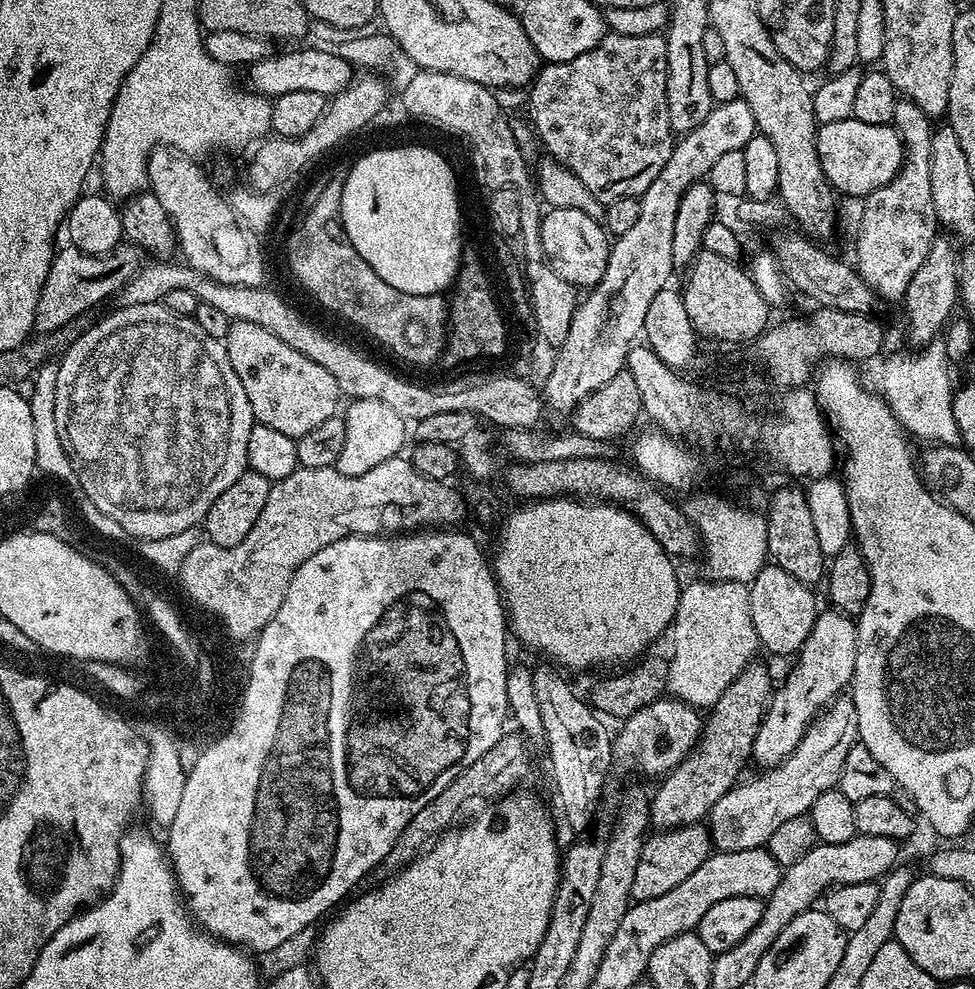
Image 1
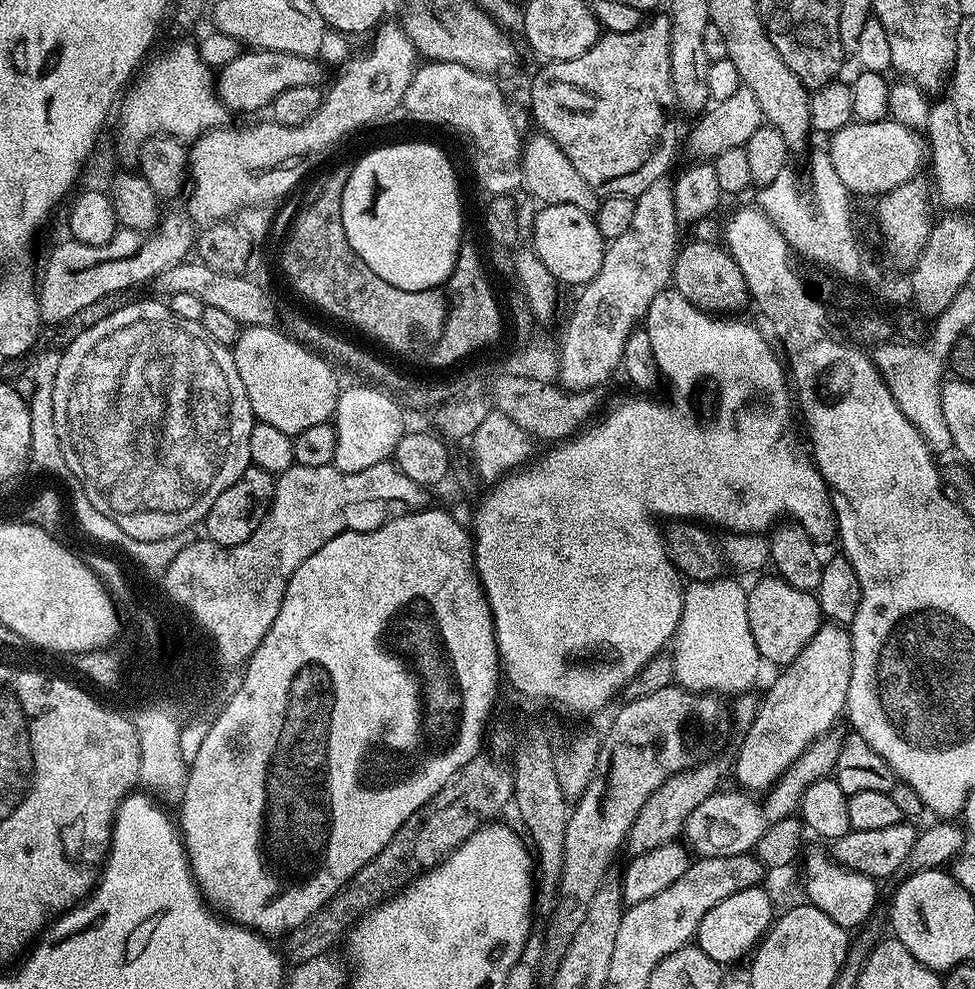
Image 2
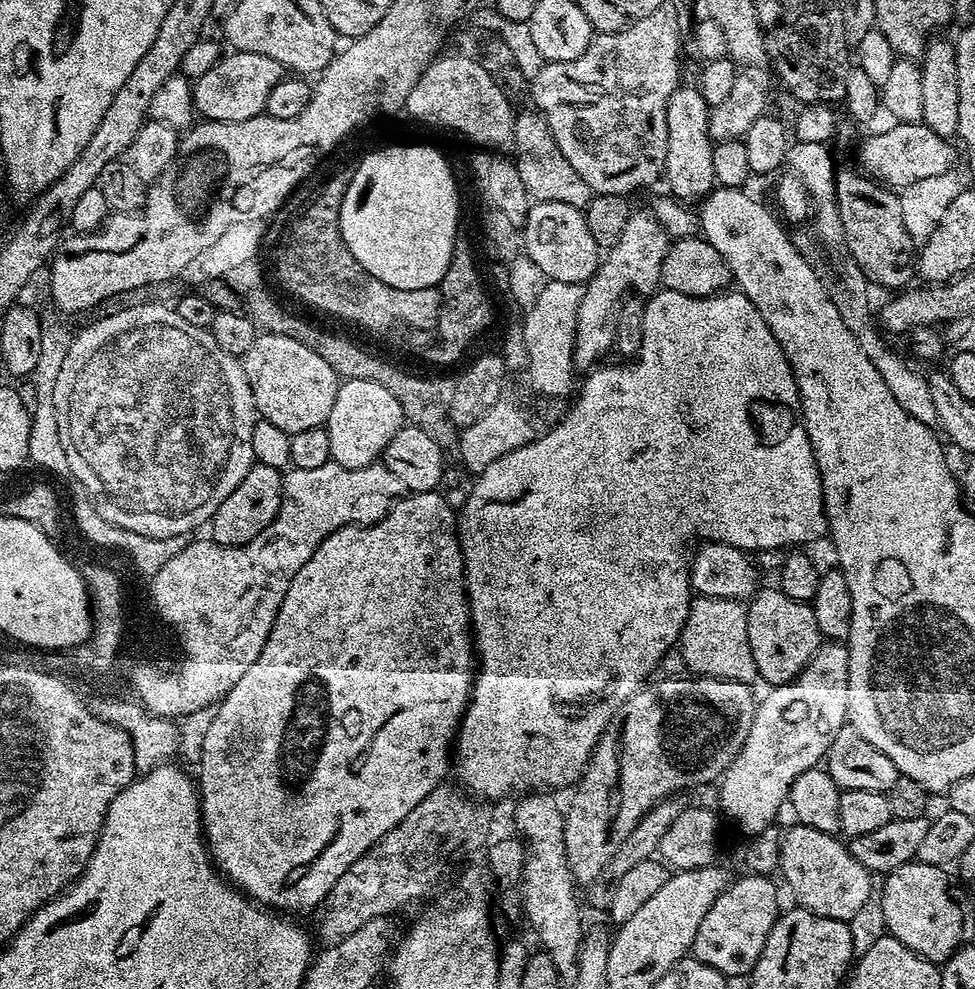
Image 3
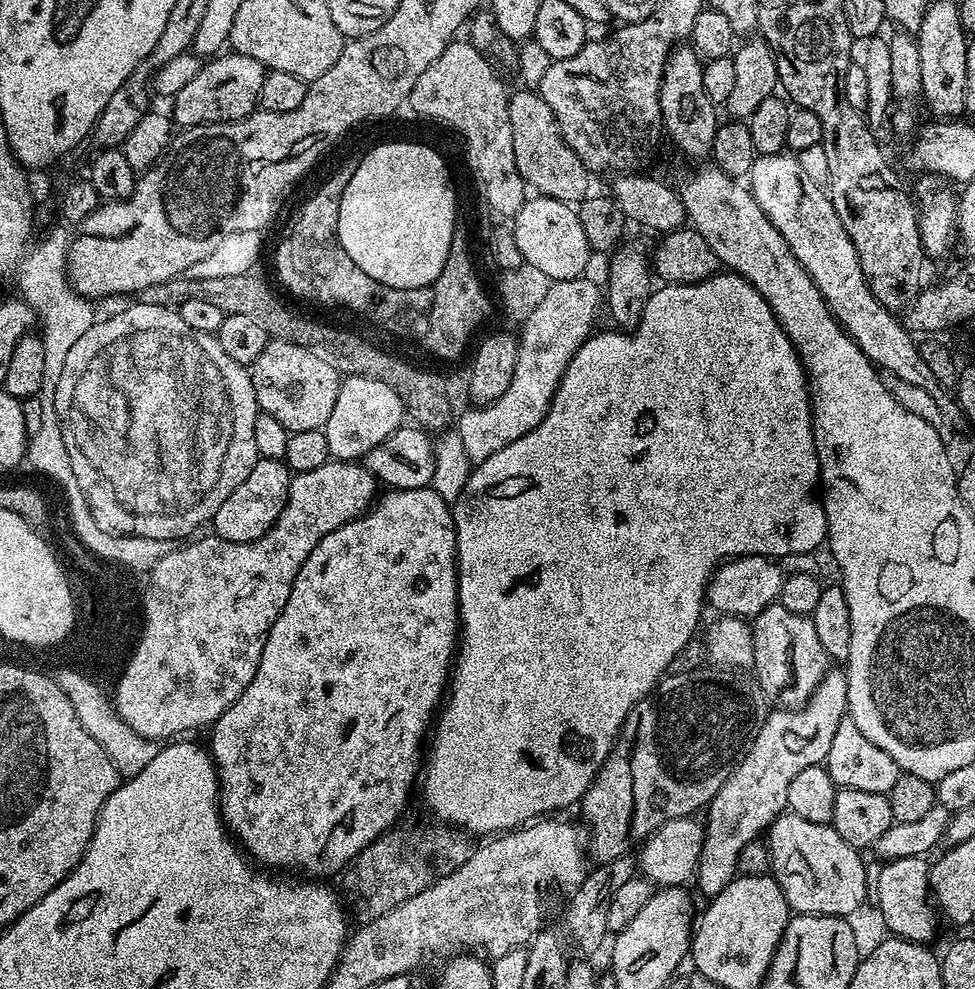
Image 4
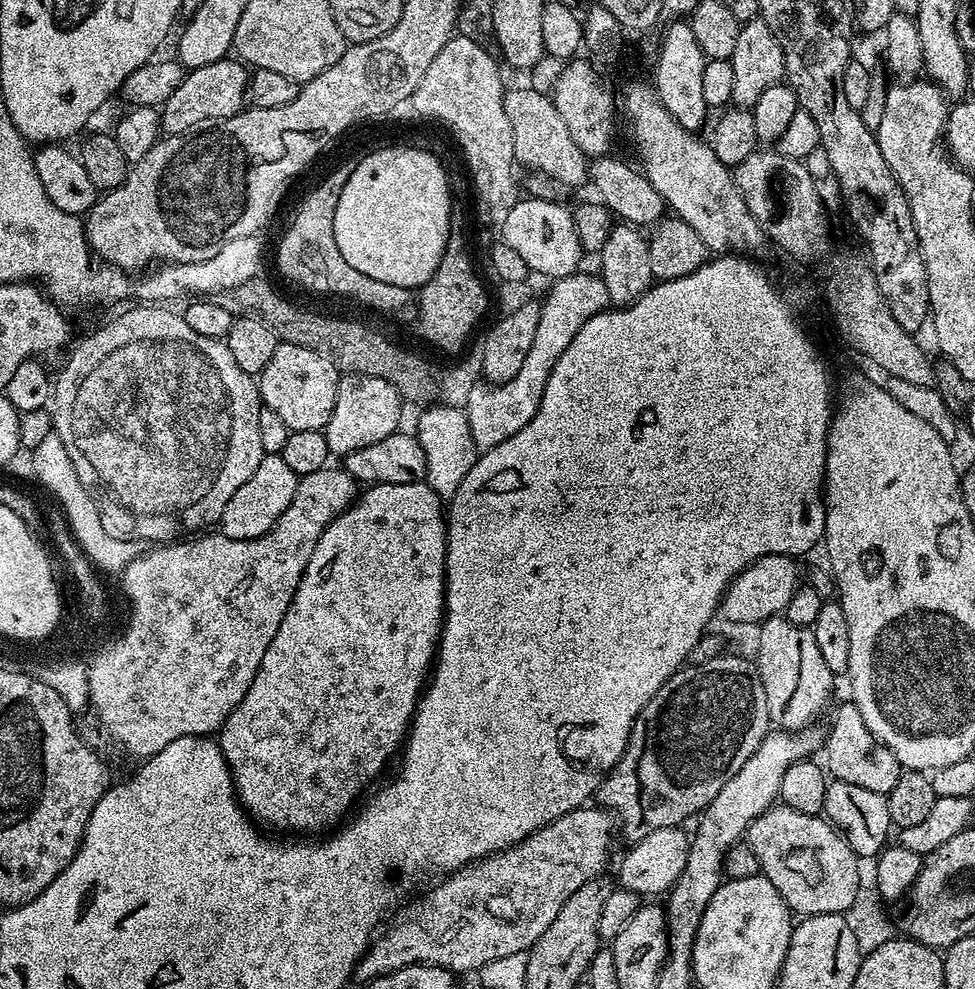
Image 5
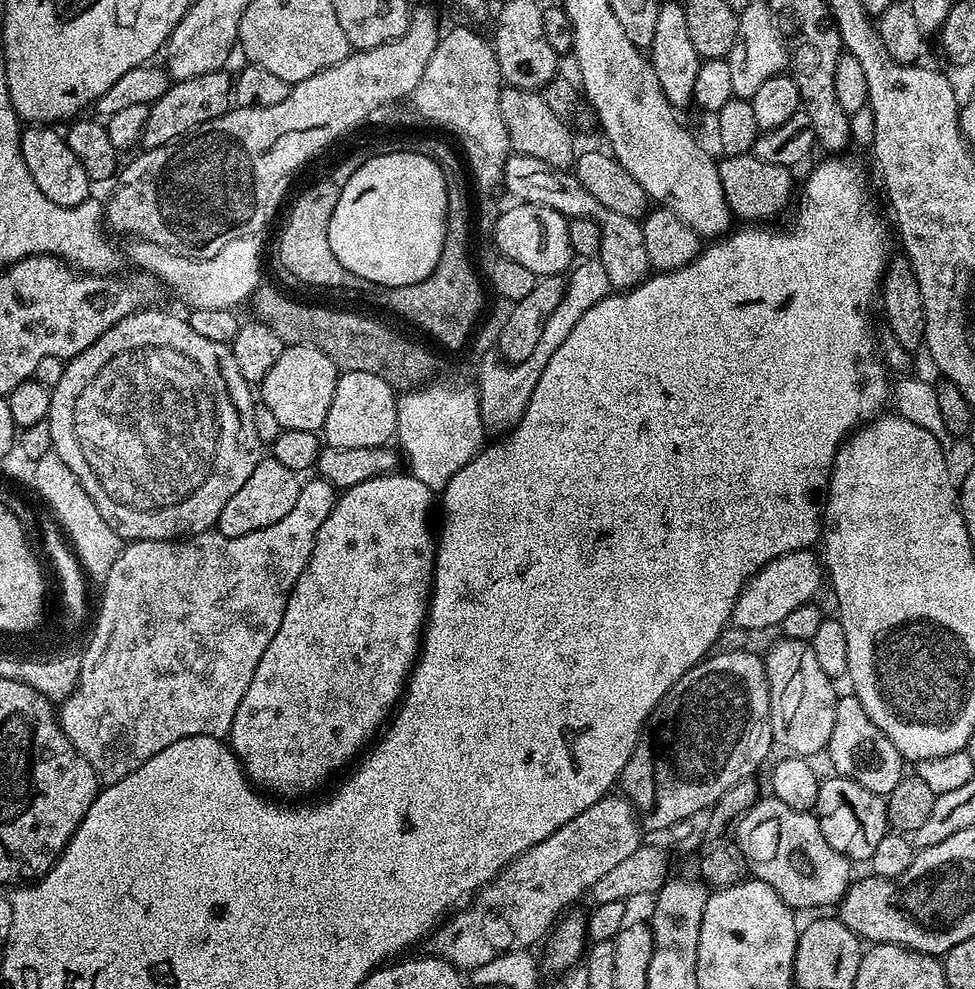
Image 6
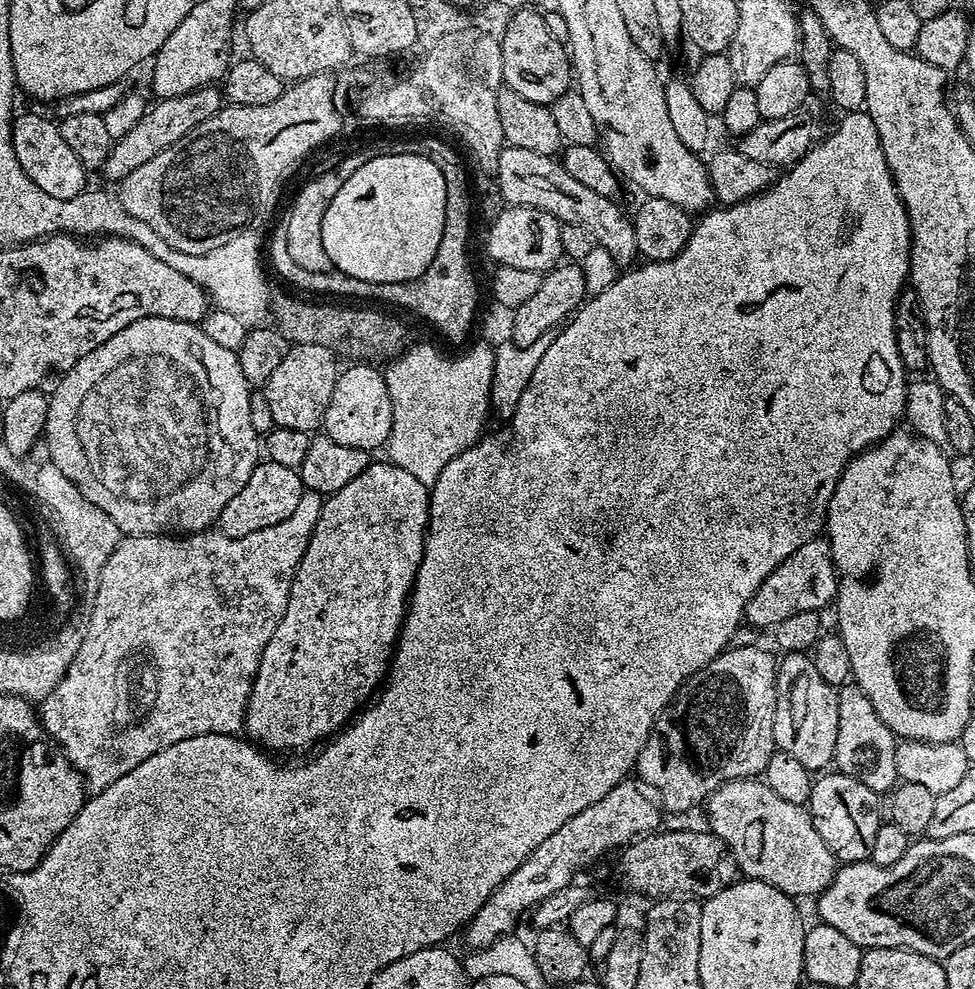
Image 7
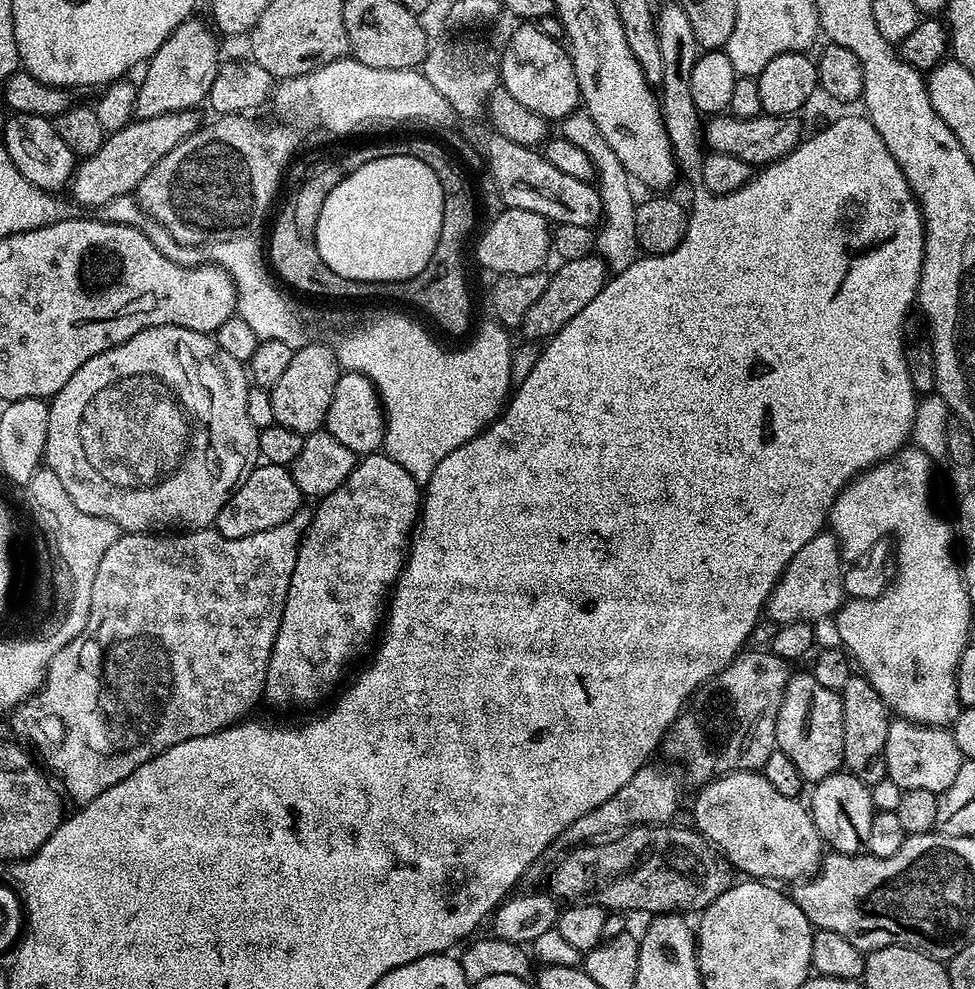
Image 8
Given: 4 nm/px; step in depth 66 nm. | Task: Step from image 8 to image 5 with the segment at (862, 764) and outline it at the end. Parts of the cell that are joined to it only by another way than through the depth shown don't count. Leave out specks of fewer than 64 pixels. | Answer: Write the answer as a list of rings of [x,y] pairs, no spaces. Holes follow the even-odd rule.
[[[851,702],[840,704],[832,716],[832,725],[827,725],[826,739],[822,745],[822,756],[828,759],[826,768],[835,779],[850,782],[850,786],[863,786],[865,790],[888,793],[898,782],[902,771],[900,763],[885,744],[870,734],[870,726],[862,719],[862,710]]]

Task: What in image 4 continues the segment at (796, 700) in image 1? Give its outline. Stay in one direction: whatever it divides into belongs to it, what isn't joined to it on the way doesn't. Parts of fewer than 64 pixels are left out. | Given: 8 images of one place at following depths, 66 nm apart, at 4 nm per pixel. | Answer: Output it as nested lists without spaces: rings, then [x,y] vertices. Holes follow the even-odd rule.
[[[840,666],[829,667],[803,708],[775,711],[765,715],[752,744],[739,757],[736,769],[708,803],[708,820],[703,821],[704,845],[694,873],[694,884],[700,887],[704,898],[717,896],[732,881],[738,872],[736,863],[742,854],[742,846],[763,837],[787,809],[794,774],[806,770],[806,766],[827,761],[838,722],[845,720],[848,711],[847,671]]]

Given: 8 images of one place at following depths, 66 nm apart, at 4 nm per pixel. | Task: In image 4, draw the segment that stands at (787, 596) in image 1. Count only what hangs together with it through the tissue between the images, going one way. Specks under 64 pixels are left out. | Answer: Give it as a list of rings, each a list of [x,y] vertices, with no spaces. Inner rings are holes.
[[[777,602],[759,612],[750,627],[753,640],[751,667],[760,691],[768,698],[776,696],[781,709],[803,708],[830,667],[822,642],[818,642],[811,616],[794,614],[794,610],[786,610],[786,606]]]

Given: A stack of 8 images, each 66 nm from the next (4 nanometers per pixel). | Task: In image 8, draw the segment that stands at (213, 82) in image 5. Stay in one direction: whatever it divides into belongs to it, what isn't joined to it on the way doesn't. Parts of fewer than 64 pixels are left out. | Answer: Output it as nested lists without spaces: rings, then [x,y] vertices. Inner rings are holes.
[[[192,110],[171,112],[169,116],[155,116],[127,124],[122,130],[111,133],[94,155],[85,156],[77,163],[70,181],[73,198],[84,208],[100,210],[105,204],[114,202],[114,198],[133,195],[142,178],[146,178],[146,174],[150,174],[150,170],[154,170],[154,166],[158,166],[178,142],[196,132],[196,115]]]

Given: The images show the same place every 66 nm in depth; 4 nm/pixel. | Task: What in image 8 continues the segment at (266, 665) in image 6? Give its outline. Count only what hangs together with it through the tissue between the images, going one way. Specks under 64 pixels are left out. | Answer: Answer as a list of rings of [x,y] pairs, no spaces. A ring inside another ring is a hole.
[[[379,451],[363,457],[350,478],[317,504],[320,505],[314,508],[308,531],[300,541],[282,622],[264,679],[263,699],[272,704],[312,704],[323,696],[331,697],[332,687],[339,682],[344,667],[371,642],[372,635],[374,640],[386,612],[390,589],[399,580],[408,558],[410,537],[422,507],[422,488],[398,462]]]

